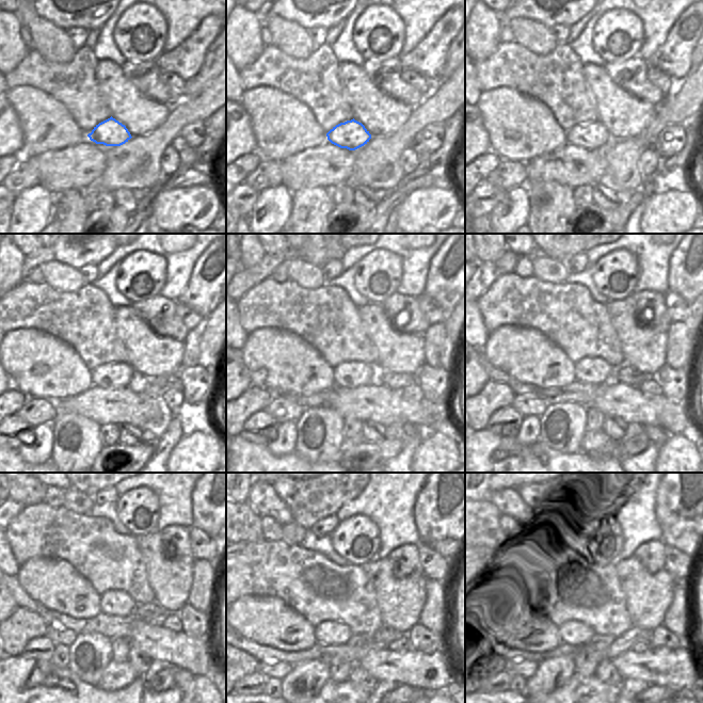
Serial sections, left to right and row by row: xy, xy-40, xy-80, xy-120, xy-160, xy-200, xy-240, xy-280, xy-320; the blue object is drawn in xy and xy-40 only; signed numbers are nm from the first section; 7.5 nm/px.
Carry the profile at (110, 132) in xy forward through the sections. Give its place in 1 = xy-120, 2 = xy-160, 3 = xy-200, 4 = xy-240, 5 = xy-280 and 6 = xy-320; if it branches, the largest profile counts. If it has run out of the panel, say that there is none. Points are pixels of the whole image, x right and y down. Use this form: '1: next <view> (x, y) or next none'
1: next xy-120 (114, 374)
2: next xy-160 (347, 374)
3: next xy-200 (589, 372)
4: next xy-240 (106, 634)
5: next xy-280 (328, 633)
6: next xy-320 (572, 633)

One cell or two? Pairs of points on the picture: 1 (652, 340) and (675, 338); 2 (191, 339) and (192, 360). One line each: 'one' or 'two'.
1: two
2: one

